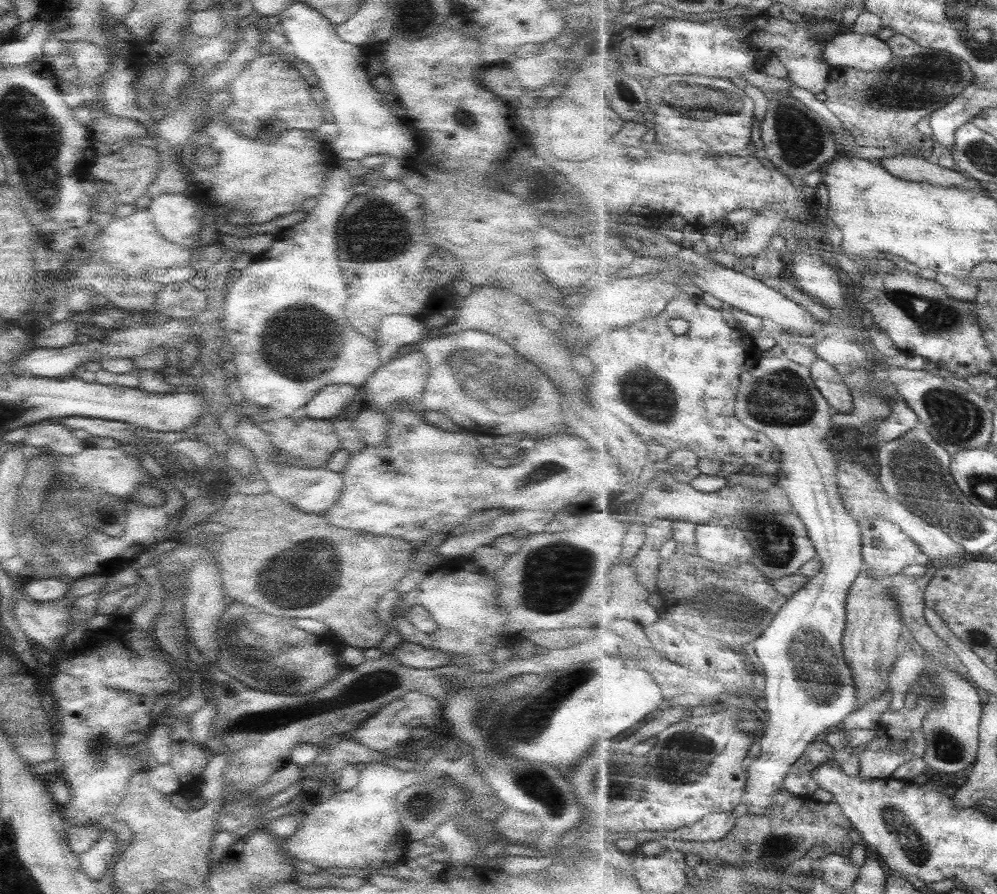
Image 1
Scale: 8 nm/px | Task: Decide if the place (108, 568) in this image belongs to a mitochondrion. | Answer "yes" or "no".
no

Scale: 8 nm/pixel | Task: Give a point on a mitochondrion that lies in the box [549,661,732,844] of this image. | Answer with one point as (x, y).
(685, 755)

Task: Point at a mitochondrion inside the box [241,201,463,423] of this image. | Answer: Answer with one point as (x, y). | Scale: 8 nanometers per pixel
(300, 342)

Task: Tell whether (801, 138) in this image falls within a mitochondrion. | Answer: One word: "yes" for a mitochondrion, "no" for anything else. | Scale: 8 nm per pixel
yes

